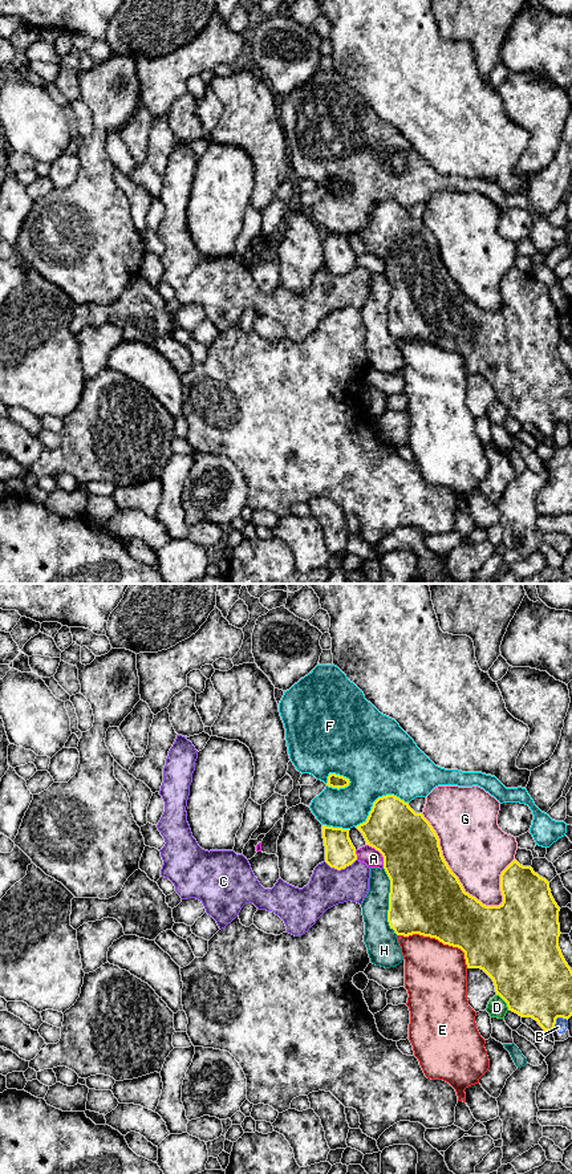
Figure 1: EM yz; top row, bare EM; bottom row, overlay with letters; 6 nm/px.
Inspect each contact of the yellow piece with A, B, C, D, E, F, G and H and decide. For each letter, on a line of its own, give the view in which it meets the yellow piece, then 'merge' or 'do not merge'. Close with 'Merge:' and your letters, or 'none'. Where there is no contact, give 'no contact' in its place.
A: yz | do not merge
B: yz | do not merge
C: yz | do not merge
D: yz | do not merge
E: yz | do not merge
F: yz | do not merge
G: yz | do not merge
H: yz | do not merge
Merge: none

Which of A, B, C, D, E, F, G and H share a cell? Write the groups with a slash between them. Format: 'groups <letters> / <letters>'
groups A / B / C / D / E / F / G / H

